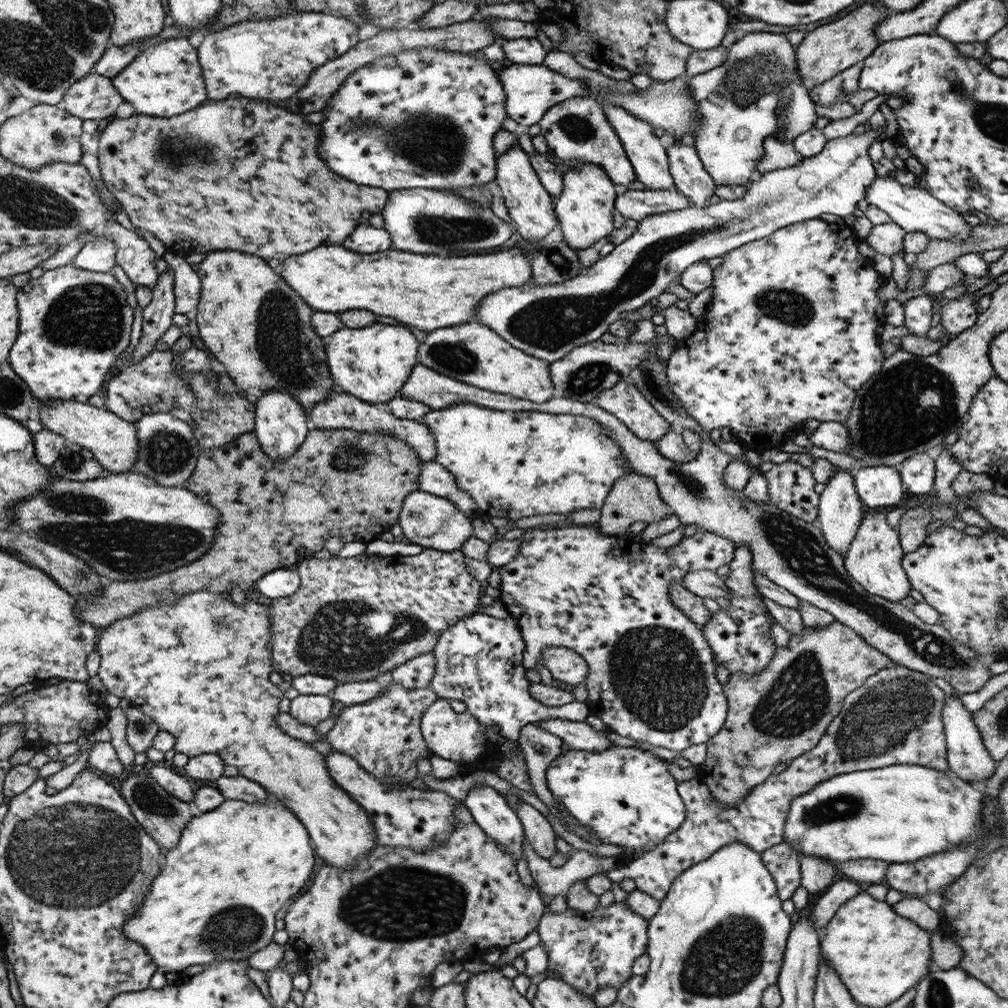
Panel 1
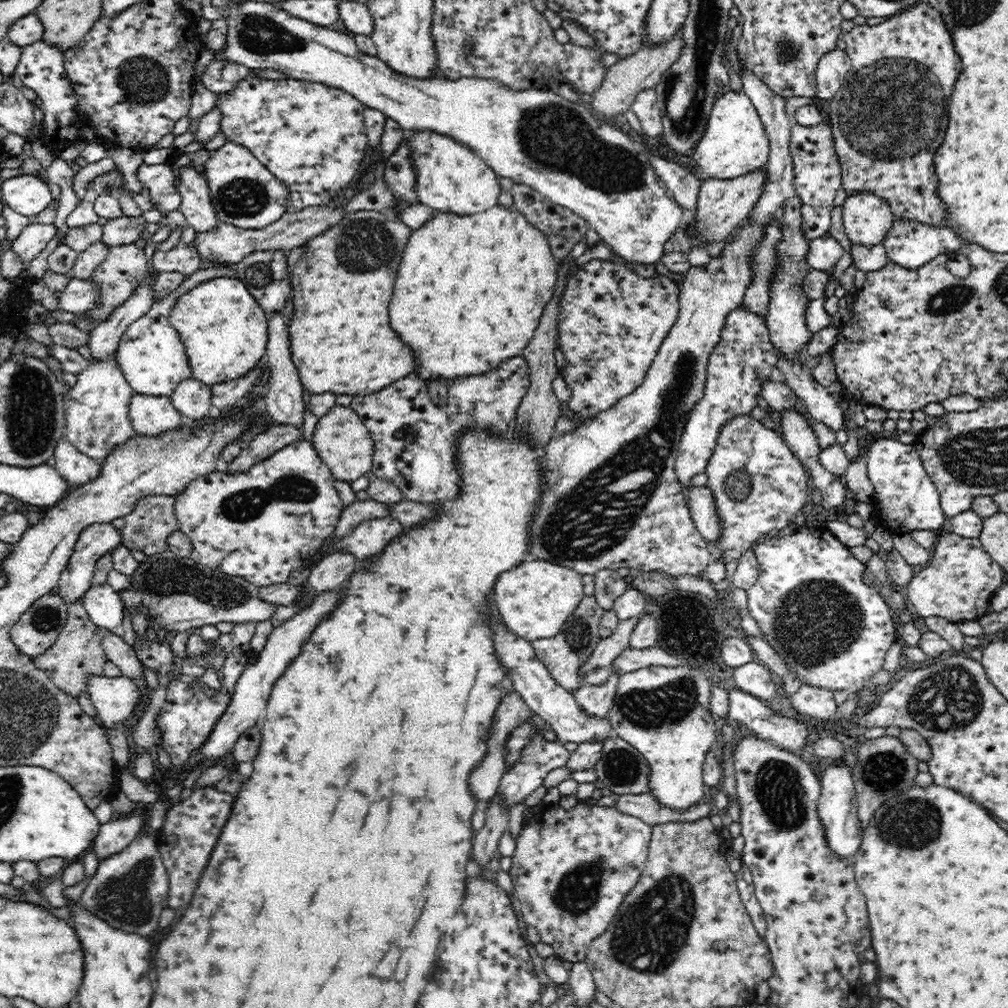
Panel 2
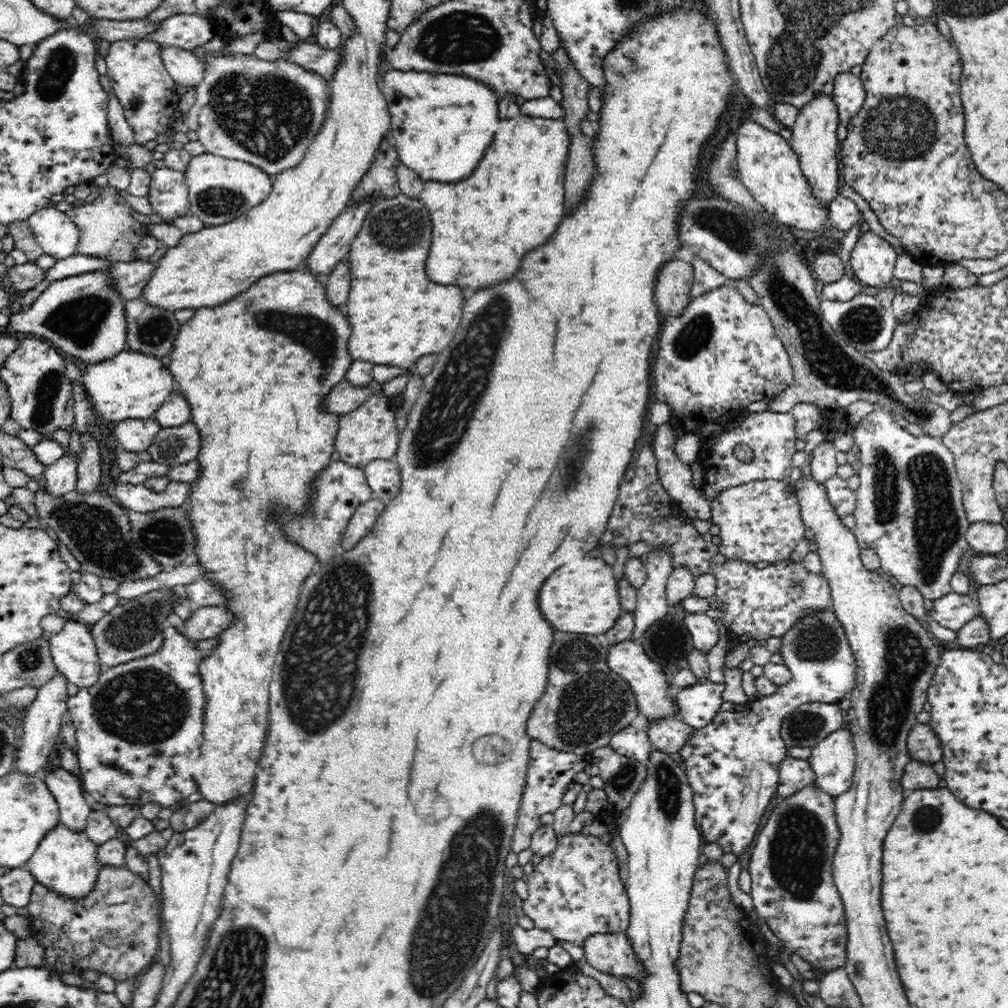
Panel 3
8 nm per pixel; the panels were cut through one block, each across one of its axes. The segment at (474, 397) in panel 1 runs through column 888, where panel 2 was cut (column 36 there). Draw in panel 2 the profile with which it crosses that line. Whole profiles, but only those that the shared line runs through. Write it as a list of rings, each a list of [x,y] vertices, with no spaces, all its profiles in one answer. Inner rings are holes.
[[[51,593],[41,596],[26,610],[18,619],[18,622],[10,630],[10,638],[16,648],[31,659],[42,656],[48,648],[56,642],[58,634],[66,624],[68,616],[67,605],[64,604],[62,597]]]

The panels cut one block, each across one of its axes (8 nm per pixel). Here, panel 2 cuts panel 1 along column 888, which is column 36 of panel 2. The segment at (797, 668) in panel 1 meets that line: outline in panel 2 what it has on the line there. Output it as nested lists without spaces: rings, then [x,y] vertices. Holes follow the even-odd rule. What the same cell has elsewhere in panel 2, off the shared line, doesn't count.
[[[83,598],[67,605],[68,616],[62,632],[58,634],[56,642],[52,644],[42,656],[32,658],[36,668],[44,671],[44,674],[61,690],[68,695],[78,698],[79,694],[87,691],[87,680],[90,675],[102,676],[105,662],[108,661],[107,654],[101,645],[100,628],[94,624],[83,605]]]

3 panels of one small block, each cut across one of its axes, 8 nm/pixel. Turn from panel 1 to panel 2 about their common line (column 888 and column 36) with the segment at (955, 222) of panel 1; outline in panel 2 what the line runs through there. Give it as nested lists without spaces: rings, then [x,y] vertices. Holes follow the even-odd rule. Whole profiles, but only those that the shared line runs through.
[[[18,175],[4,180],[1,192],[3,202],[31,220],[48,209],[52,202],[47,183],[34,175]]]

